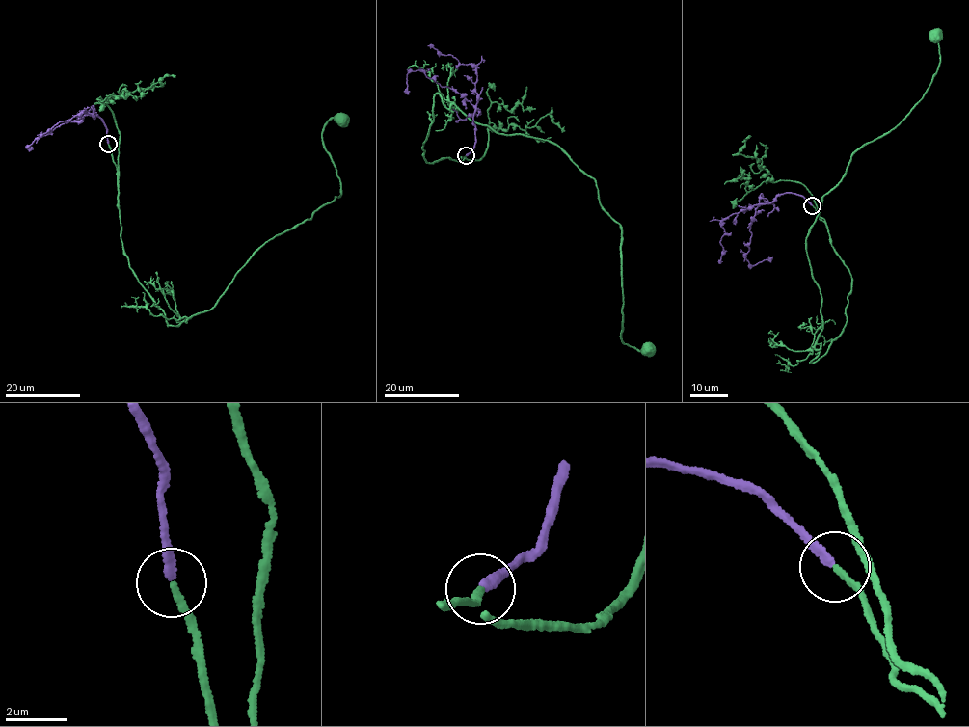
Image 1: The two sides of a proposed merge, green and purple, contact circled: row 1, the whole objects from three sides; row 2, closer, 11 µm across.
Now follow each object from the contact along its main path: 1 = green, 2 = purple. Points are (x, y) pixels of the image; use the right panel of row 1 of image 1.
1: (812, 205), (851, 285), (843, 333), (811, 363), (822, 320), (805, 242), (853, 154), (927, 91), (934, 36)
2: (812, 205), (801, 196), (786, 193), (779, 194), (772, 201), (758, 204), (745, 257), (753, 265), (772, 257)

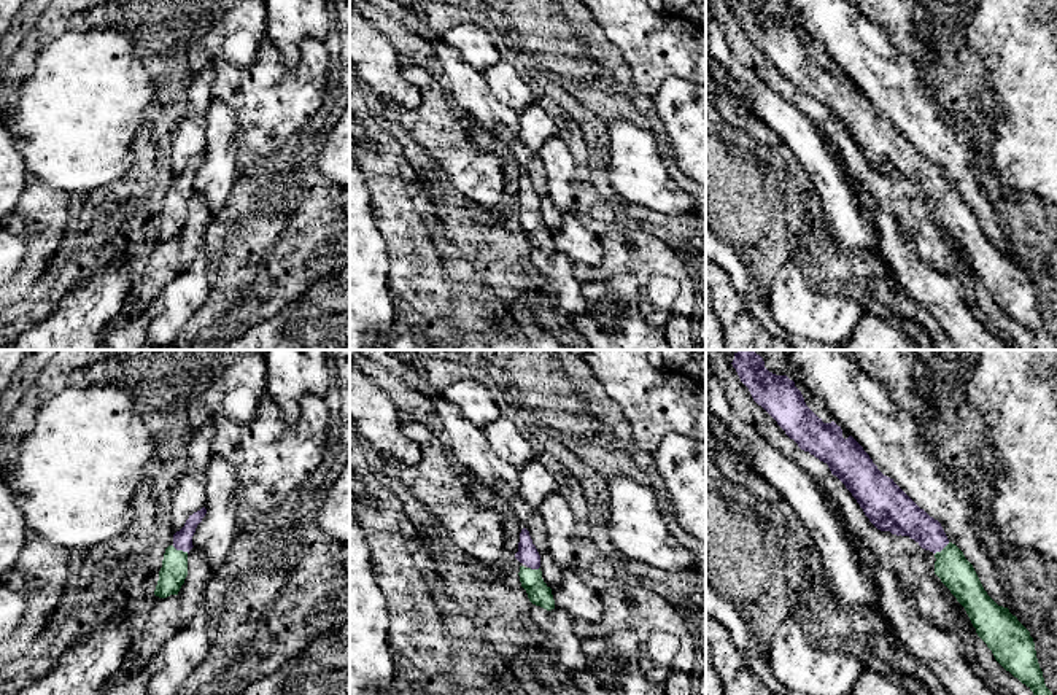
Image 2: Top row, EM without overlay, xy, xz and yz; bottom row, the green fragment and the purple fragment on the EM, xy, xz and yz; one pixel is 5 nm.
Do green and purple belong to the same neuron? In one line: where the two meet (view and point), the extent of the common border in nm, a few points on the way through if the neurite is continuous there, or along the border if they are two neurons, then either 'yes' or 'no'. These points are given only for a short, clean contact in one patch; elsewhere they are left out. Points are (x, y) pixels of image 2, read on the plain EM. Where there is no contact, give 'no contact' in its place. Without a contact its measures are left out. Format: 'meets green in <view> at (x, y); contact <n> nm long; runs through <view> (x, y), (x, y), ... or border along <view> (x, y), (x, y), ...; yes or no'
meets green in xy at (180, 194); contact 90 nm long; runs through xy (174, 215), (180, 194), (181, 183); yes

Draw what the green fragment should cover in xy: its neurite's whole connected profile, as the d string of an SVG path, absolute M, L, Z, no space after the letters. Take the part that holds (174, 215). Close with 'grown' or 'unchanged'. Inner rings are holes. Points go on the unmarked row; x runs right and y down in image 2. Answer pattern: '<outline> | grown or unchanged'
M205 151L194 156L189 159L184 170L173 178L173 188L168 189L164 197L159 224L154 234L156 240L167 242L170 239L178 239L188 219L188 197L194 191L192 180L205 157Z | grown

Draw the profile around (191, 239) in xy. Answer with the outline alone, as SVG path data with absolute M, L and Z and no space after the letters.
M192 191L188 197L188 219L178 235L183 267L189 266L205 247L205 234L211 221L213 215L207 200L197 191Z

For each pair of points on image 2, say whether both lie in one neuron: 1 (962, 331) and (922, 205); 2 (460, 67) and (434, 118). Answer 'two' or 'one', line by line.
1: two
2: two

